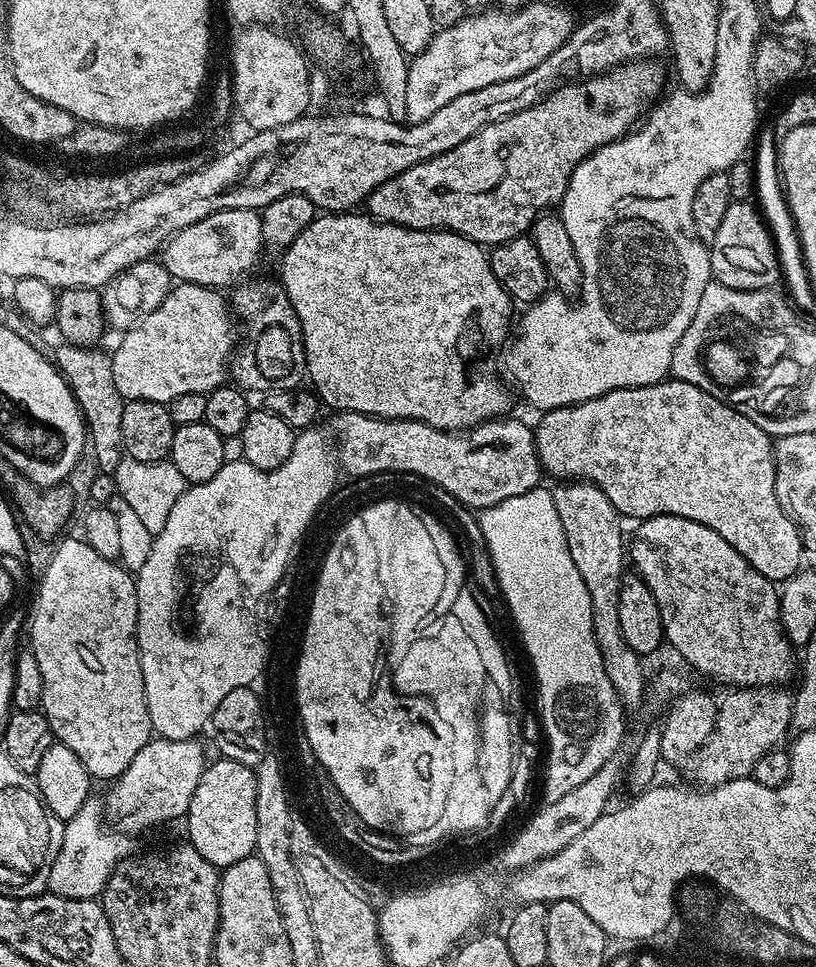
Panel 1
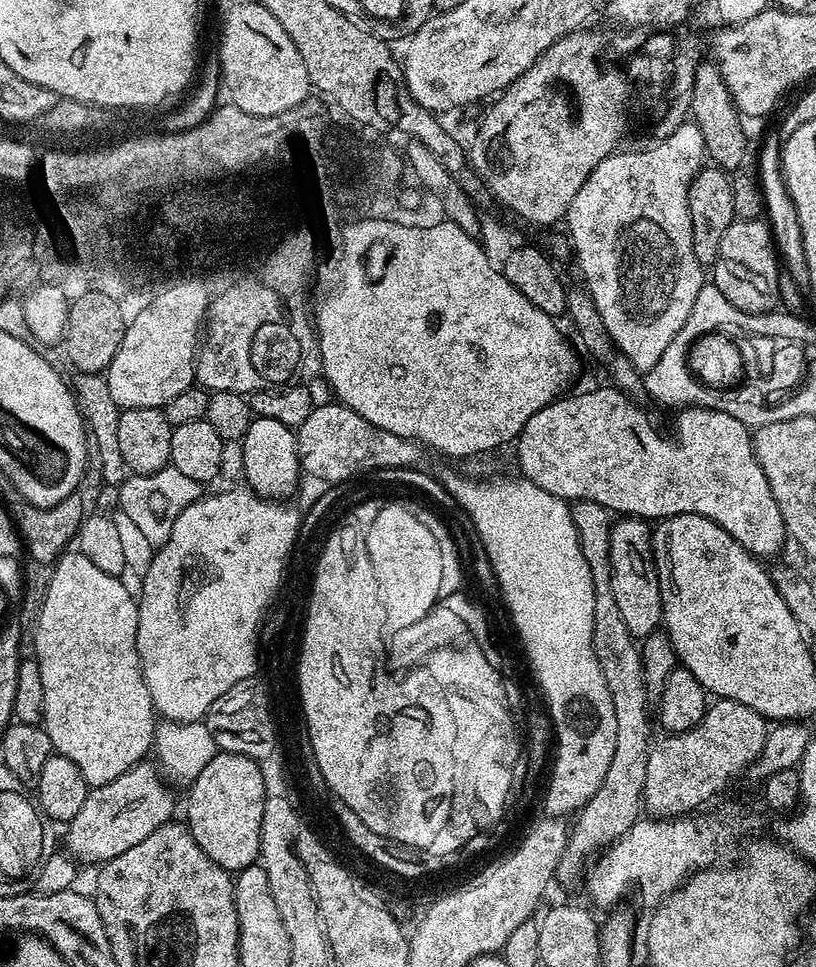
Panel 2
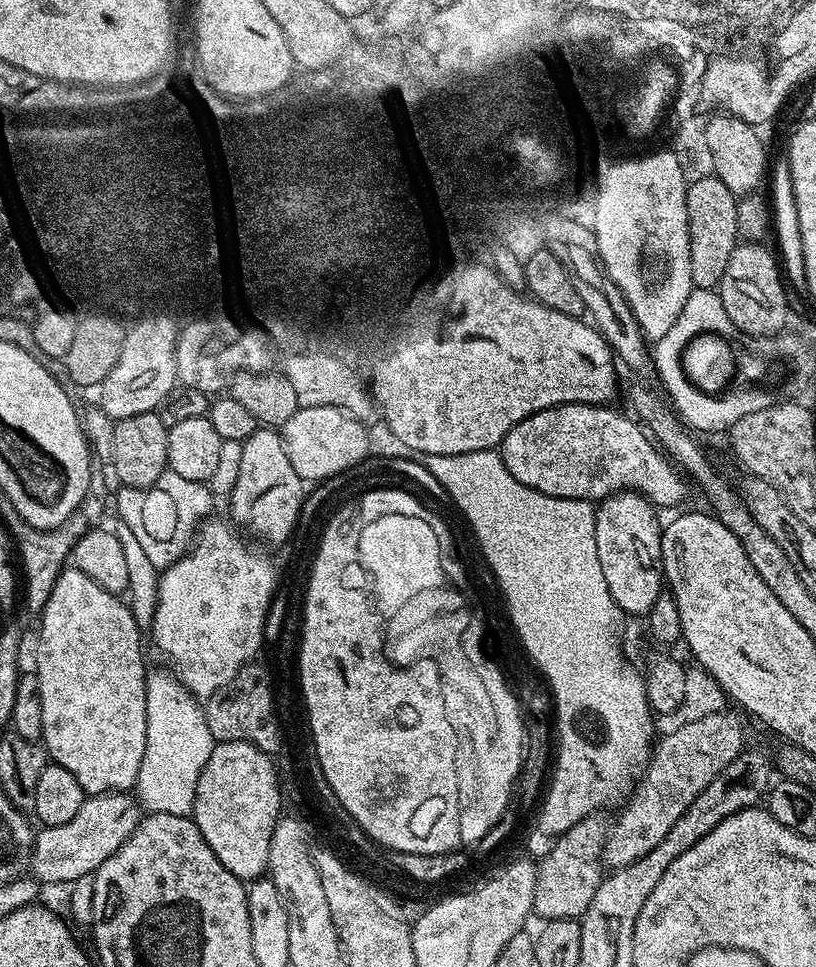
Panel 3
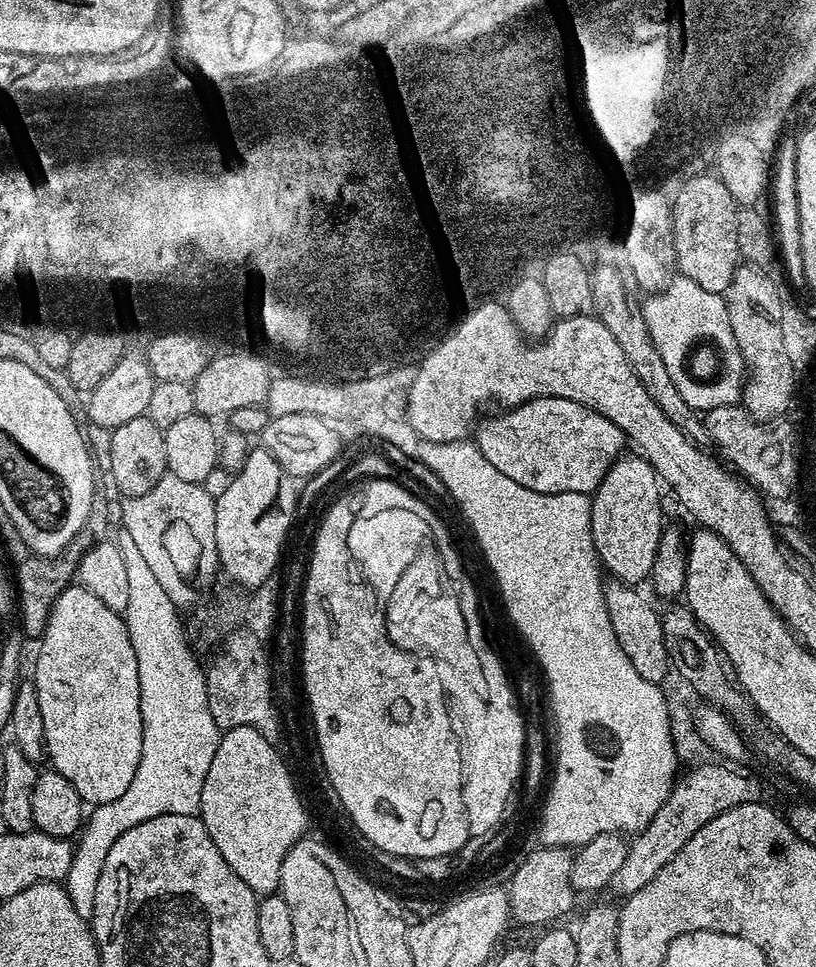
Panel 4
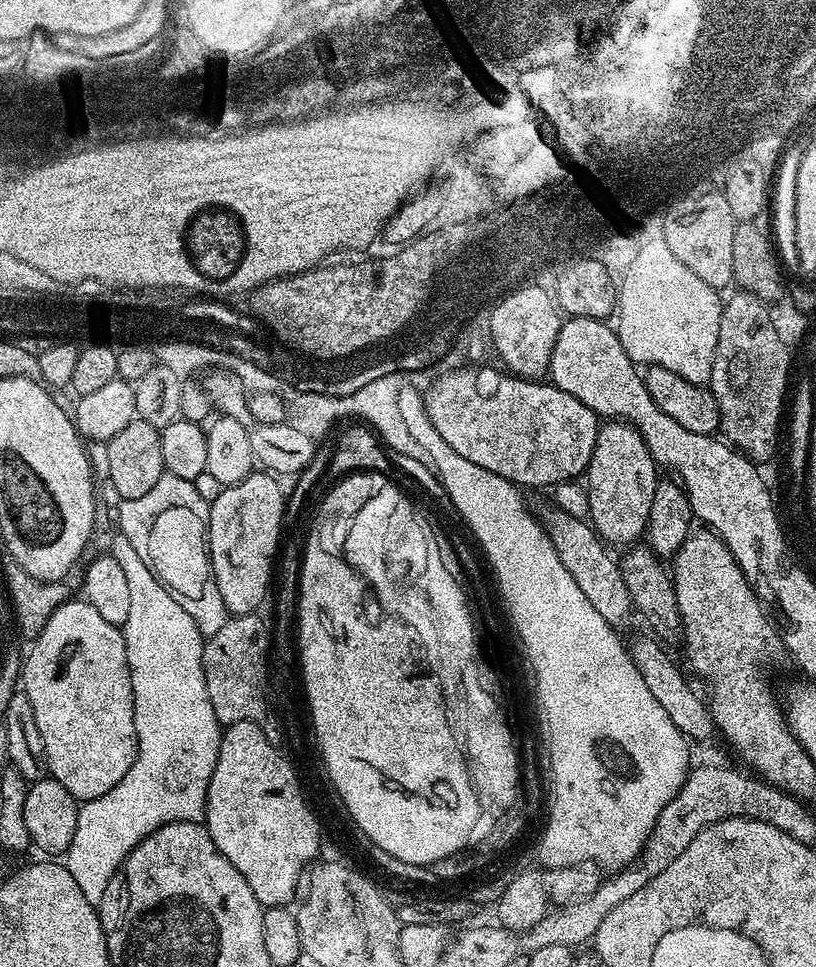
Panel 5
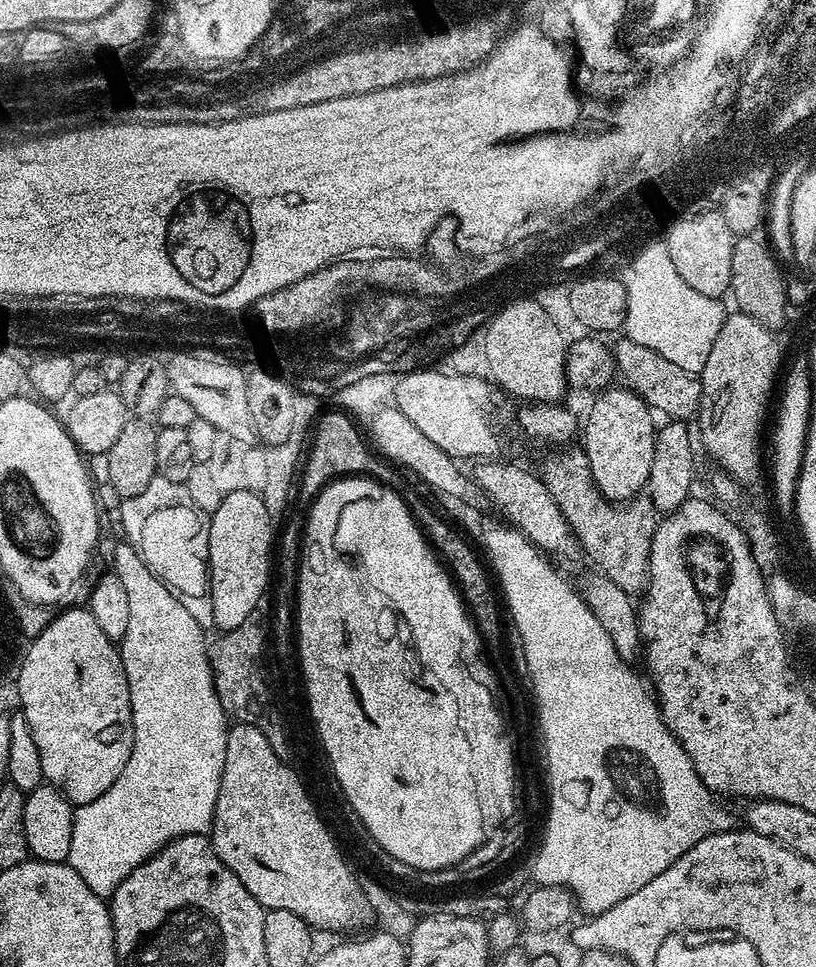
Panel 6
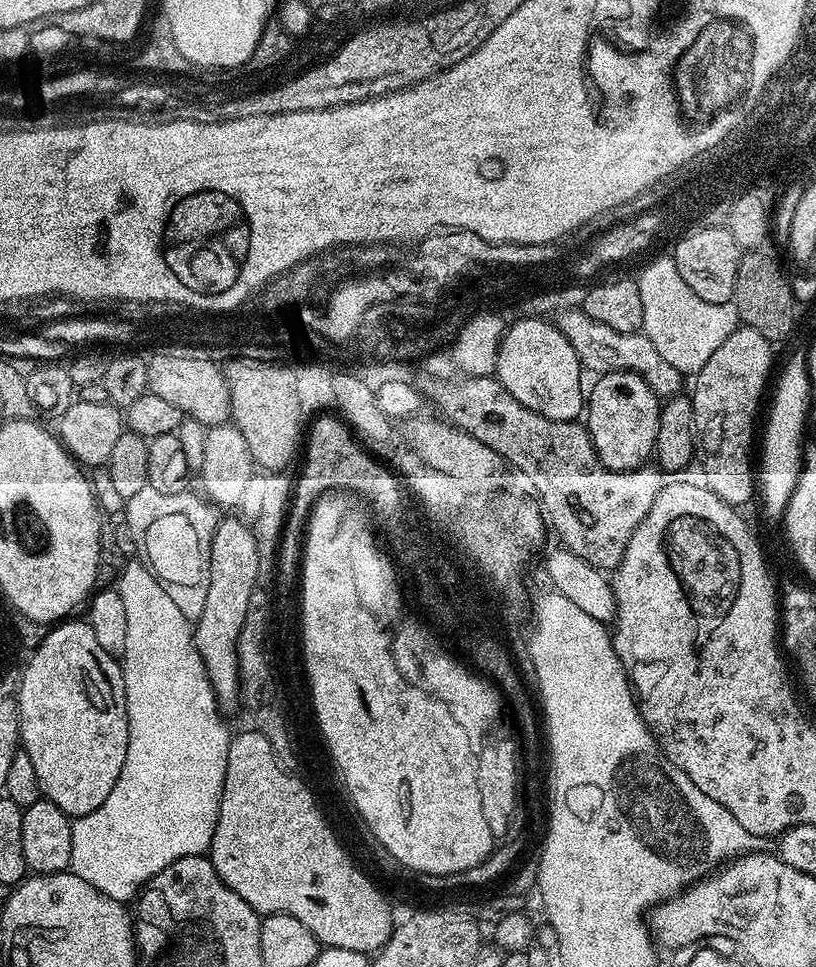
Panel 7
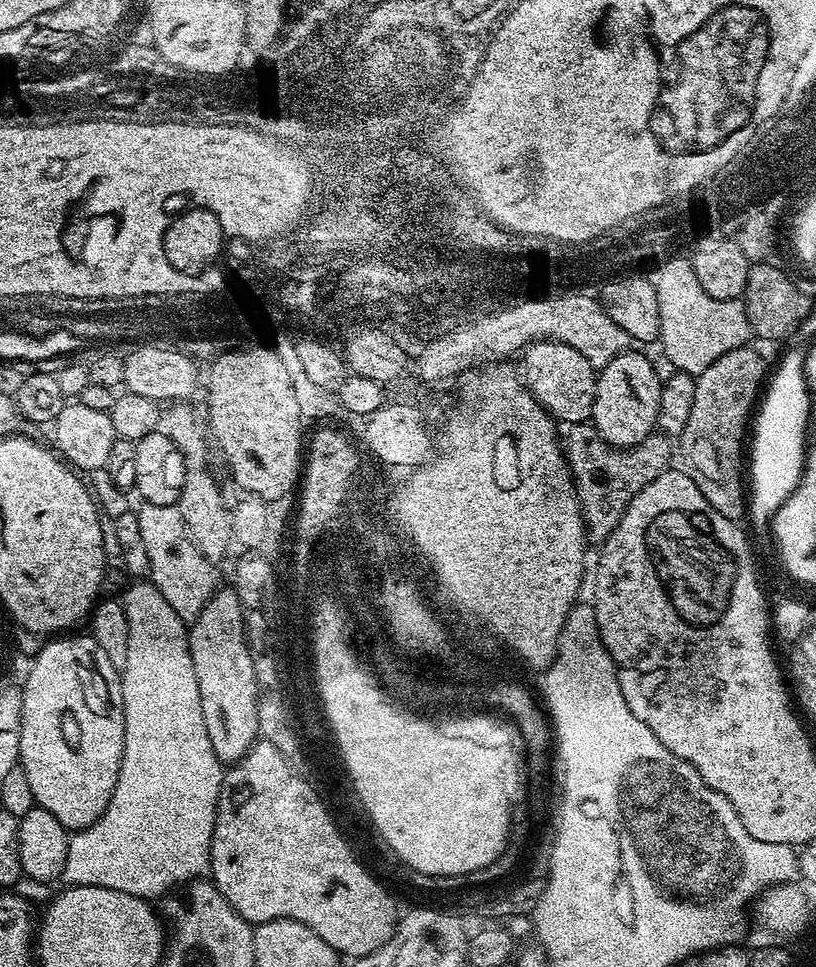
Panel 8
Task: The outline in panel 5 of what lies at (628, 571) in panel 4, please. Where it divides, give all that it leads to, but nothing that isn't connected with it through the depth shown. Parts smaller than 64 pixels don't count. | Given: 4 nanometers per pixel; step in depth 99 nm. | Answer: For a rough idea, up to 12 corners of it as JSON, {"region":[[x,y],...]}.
{"region":[[601,423],[588,463],[605,545],[645,535],[656,459],[636,428]]}

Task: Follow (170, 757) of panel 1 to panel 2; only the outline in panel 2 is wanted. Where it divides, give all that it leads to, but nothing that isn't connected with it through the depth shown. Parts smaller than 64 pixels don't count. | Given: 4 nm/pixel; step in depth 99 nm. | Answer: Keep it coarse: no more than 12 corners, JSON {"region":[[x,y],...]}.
{"region":[[155,763],[92,788],[67,855],[99,866],[173,819]]}

